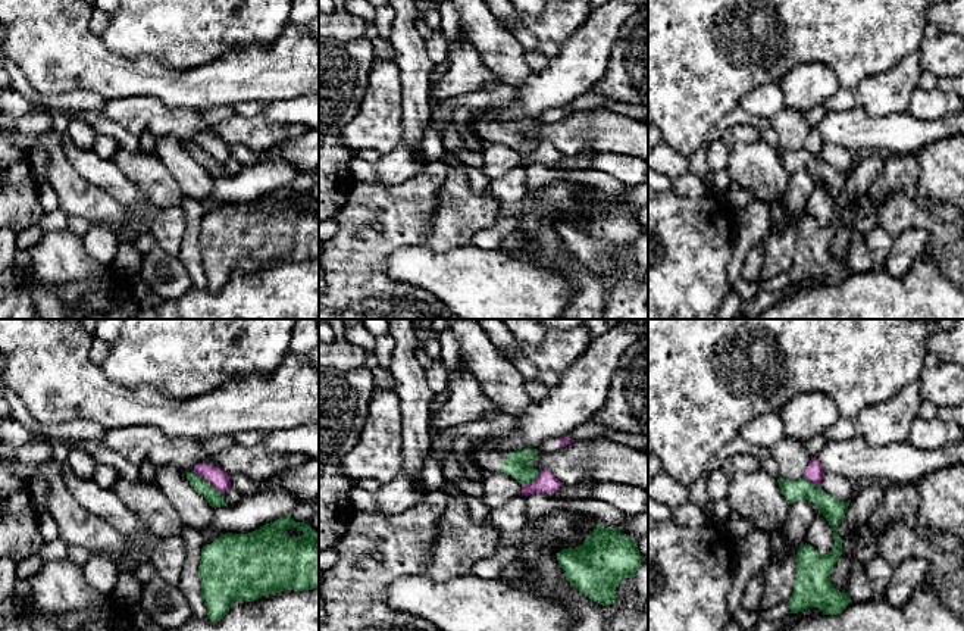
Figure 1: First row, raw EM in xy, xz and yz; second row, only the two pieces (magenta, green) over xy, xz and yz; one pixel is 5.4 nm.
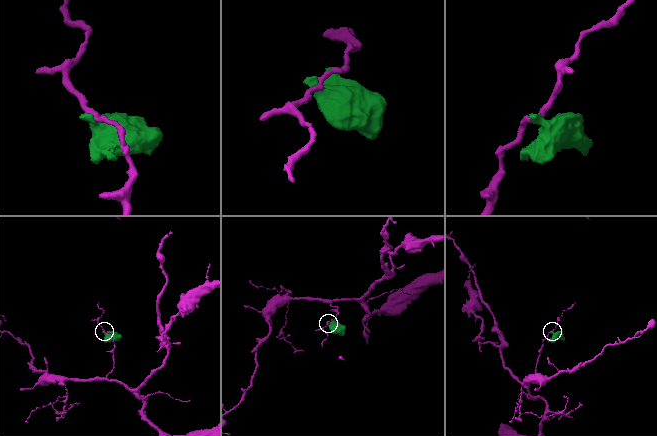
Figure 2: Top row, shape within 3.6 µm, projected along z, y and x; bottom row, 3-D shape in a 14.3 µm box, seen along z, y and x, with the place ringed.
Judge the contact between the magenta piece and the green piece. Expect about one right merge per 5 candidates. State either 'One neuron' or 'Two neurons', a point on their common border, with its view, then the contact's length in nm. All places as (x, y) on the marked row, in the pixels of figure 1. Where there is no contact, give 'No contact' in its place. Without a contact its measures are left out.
Two neurons. Touches magenta at xy (207, 481). Shared border 220 nm

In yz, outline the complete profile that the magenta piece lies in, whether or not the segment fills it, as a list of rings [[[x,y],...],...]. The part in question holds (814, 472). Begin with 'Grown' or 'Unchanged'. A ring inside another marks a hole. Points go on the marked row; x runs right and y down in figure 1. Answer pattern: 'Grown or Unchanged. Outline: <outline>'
Unchanged. Outline: [[[811,456],[811,460],[804,472],[804,478],[816,485],[820,485],[823,477],[824,477],[824,471],[821,465],[816,457]]]

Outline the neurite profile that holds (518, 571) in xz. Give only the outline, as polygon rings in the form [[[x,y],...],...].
[[[514,559],[500,574],[498,581],[506,584],[522,584],[526,587],[529,578],[529,560]]]

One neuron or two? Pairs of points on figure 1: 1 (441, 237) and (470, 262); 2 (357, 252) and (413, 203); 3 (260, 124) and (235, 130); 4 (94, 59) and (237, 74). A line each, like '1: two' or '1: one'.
1: two
2: one
3: one
4: one

